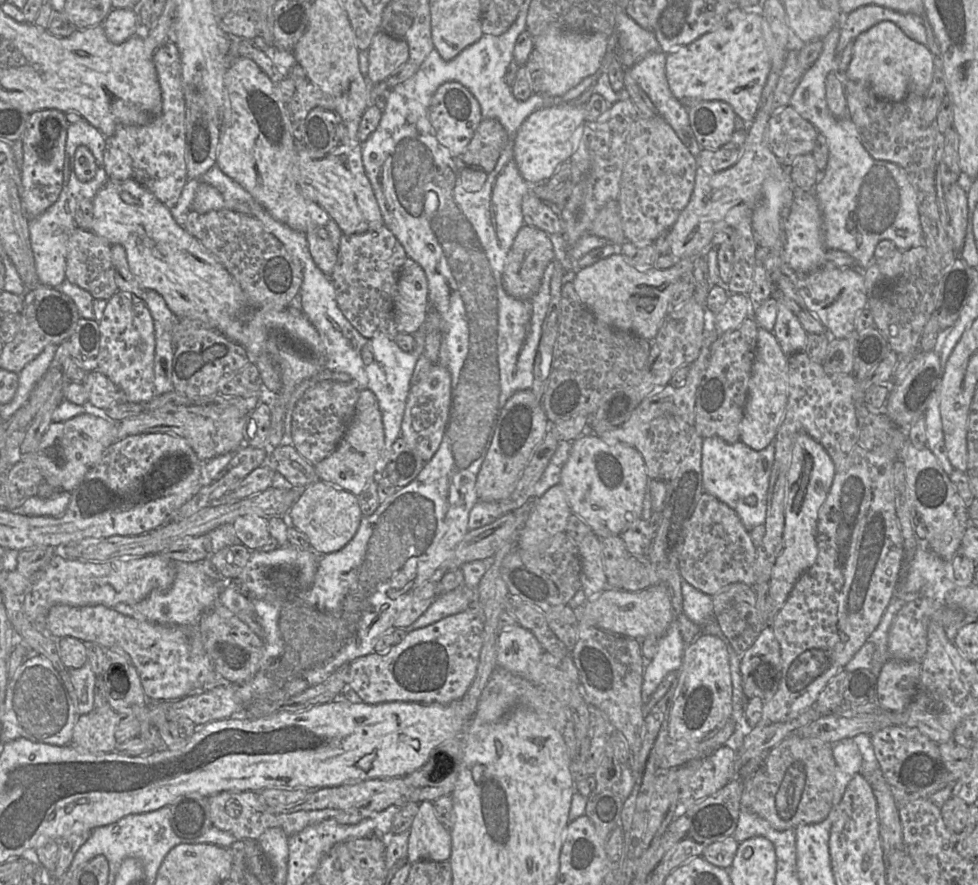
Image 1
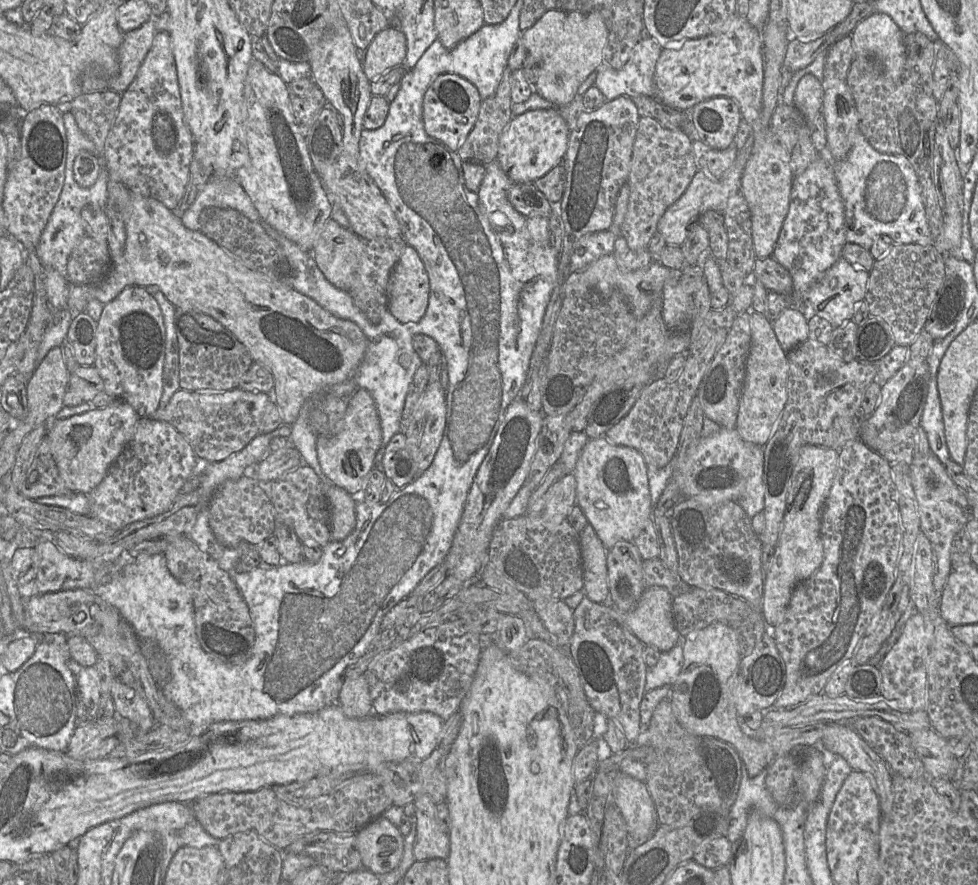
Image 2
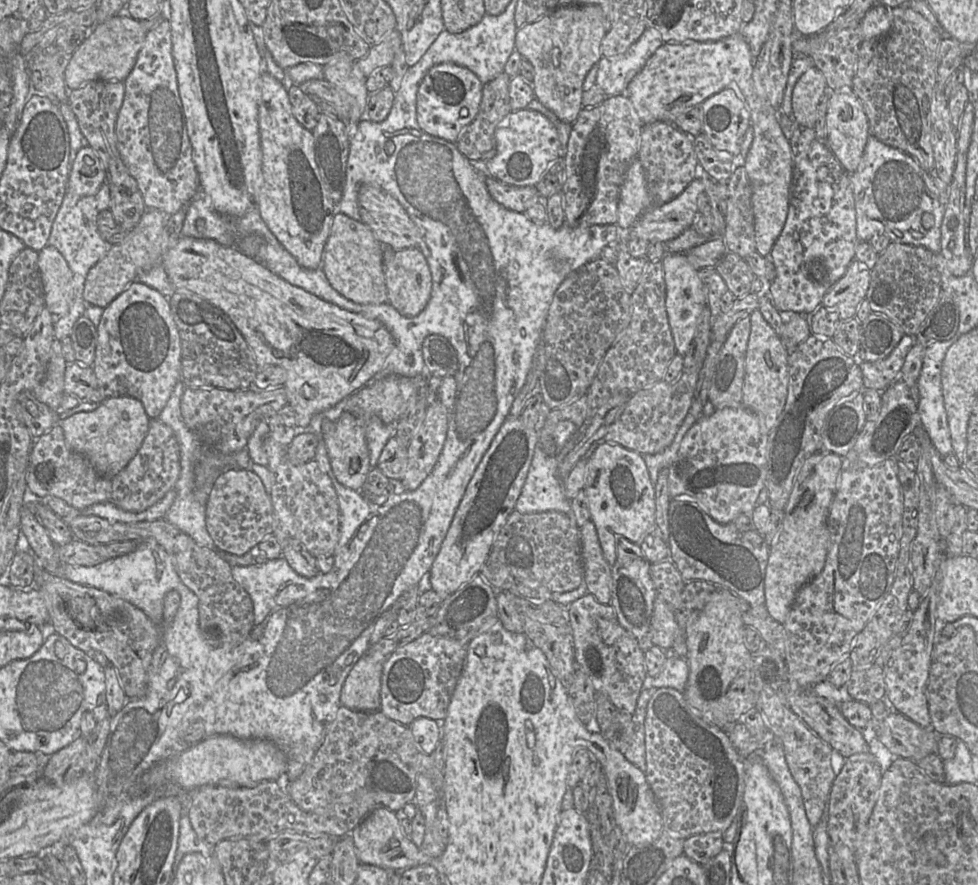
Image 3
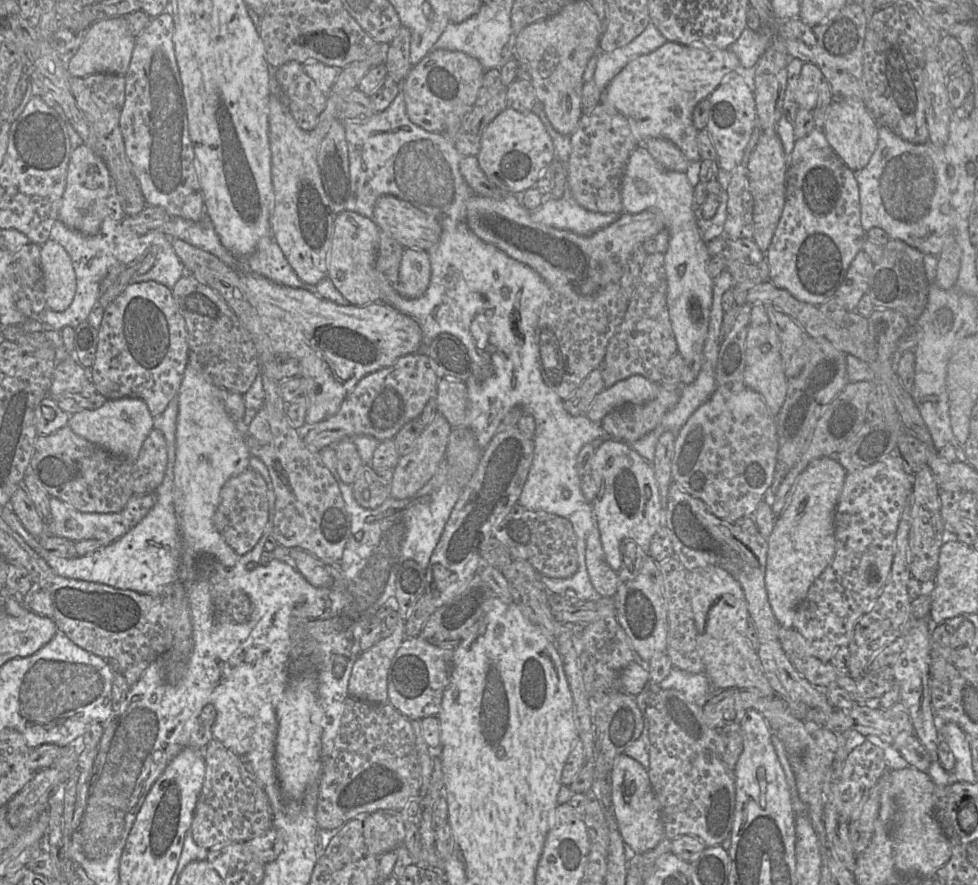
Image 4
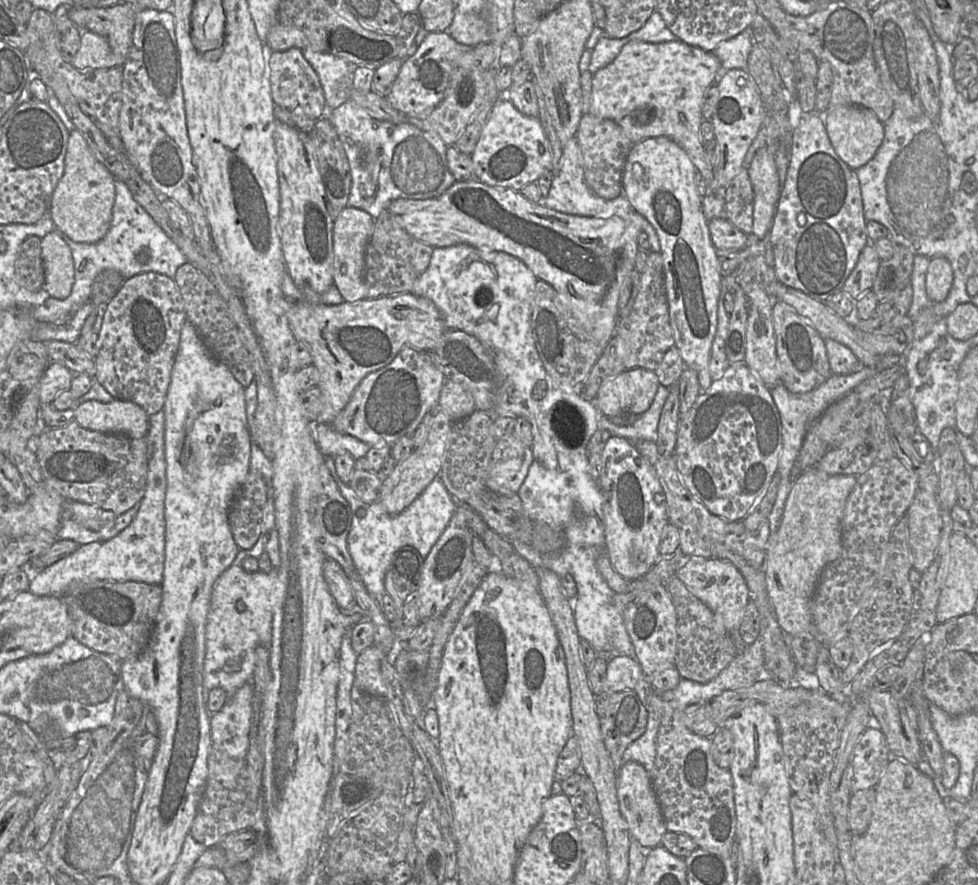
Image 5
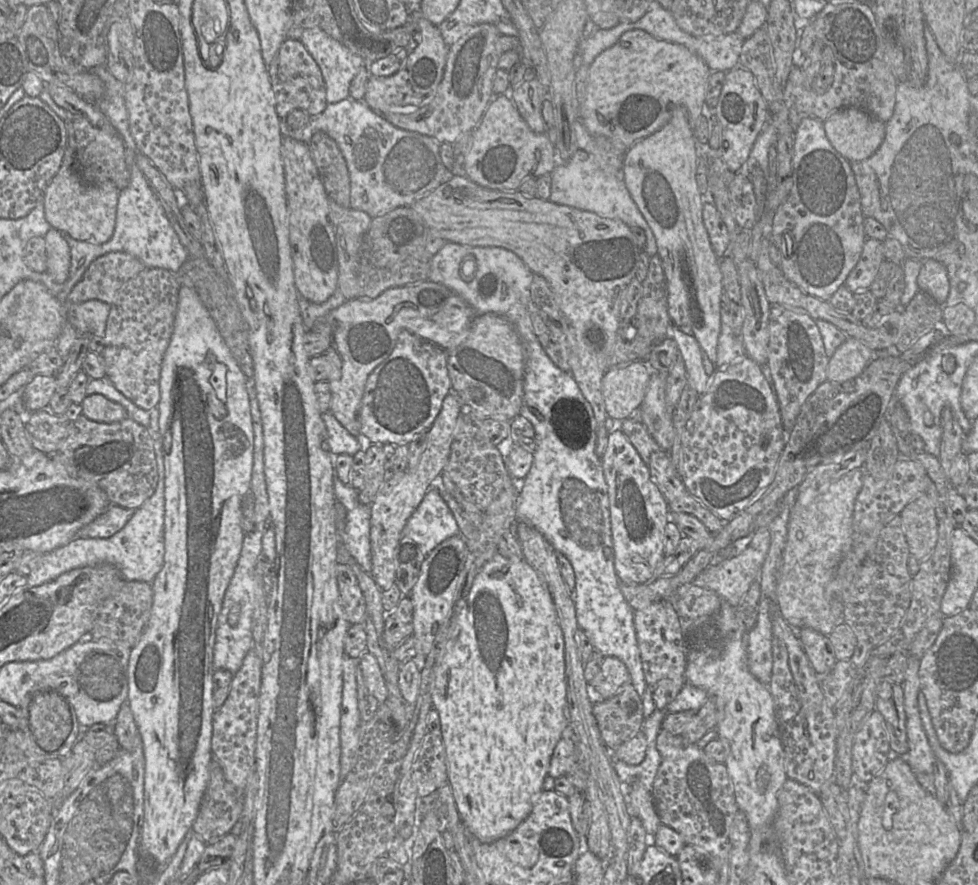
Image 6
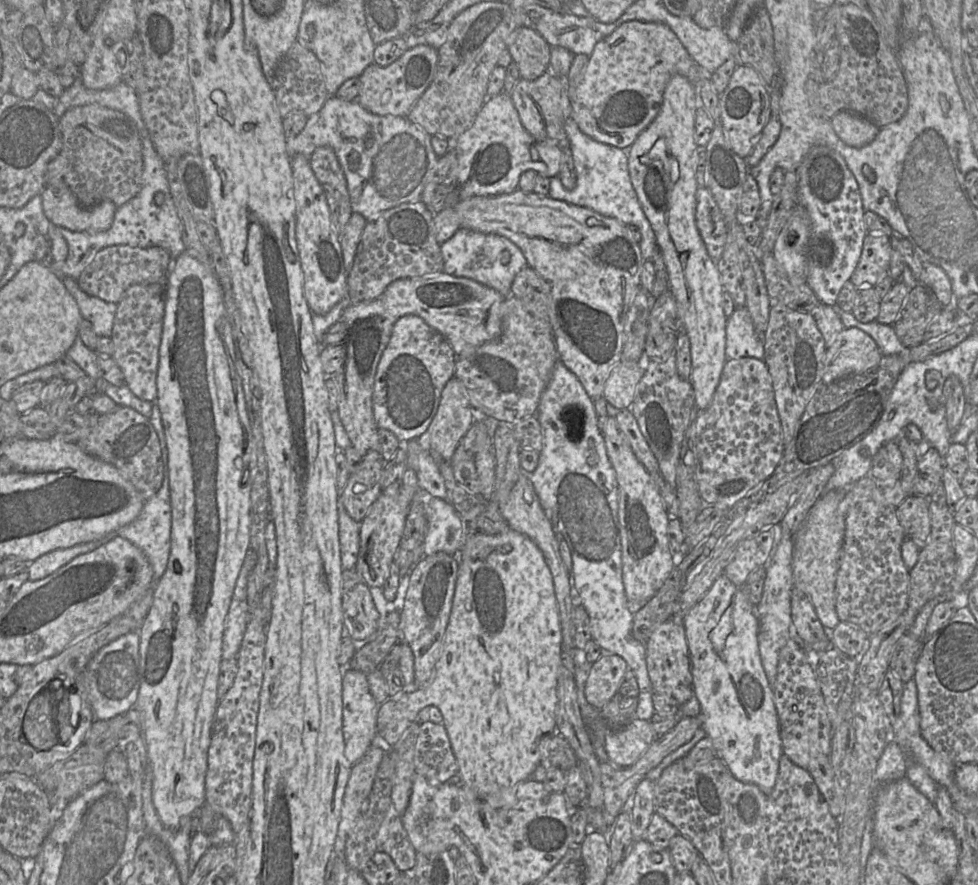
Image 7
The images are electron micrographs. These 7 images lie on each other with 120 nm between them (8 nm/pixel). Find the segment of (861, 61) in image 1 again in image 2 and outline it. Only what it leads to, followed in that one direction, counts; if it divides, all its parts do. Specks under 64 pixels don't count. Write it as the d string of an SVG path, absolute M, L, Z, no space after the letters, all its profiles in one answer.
M870 14L856 25L850 36L855 57L873 57L890 79L901 77L906 62L904 34L889 15Z

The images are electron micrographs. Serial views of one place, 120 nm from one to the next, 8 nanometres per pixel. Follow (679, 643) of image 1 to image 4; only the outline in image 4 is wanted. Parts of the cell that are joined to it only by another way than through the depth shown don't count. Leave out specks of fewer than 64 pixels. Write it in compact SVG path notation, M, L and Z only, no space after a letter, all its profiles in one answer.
M674 667L670 674L657 685L664 690L680 691L690 701L700 706L703 706L715 692L704 673L692 674Z

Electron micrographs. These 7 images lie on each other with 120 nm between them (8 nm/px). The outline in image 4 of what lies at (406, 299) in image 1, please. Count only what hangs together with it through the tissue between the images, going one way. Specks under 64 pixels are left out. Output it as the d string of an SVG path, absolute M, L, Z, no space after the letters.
M405 248L399 268L398 293L408 299L418 298L426 292L430 277L431 269L428 252Z

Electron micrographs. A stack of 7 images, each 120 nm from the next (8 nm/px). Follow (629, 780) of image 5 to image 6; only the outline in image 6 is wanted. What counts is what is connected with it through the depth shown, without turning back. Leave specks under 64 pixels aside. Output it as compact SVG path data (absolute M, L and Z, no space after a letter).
M643 785L630 786L626 806L629 815L638 817L649 837L653 837L661 825L661 821L655 809L652 792Z

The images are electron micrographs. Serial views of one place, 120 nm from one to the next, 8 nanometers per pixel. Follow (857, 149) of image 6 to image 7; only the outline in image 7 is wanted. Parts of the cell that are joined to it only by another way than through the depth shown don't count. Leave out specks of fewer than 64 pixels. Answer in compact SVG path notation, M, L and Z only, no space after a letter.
M847 111L836 113L831 119L831 125L841 141L855 148L871 143L880 130L863 116Z

